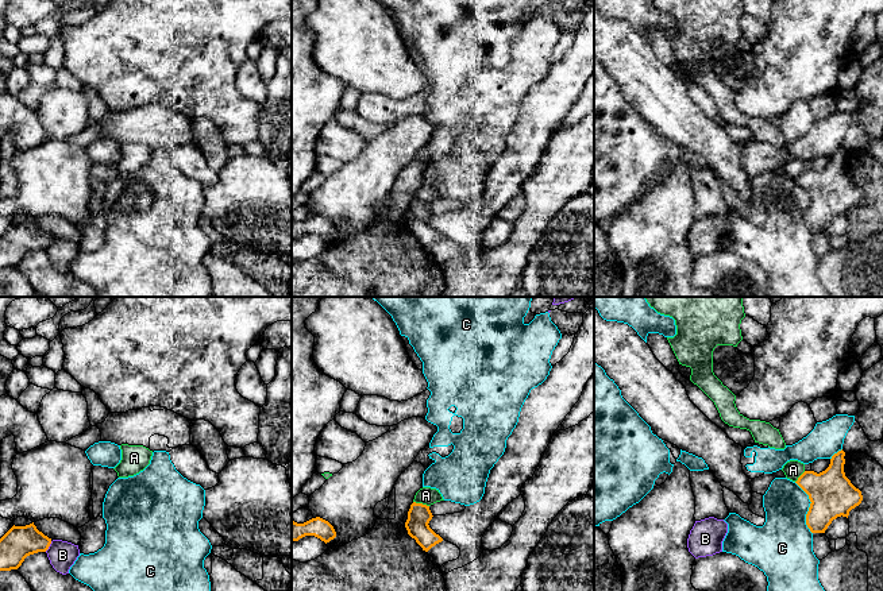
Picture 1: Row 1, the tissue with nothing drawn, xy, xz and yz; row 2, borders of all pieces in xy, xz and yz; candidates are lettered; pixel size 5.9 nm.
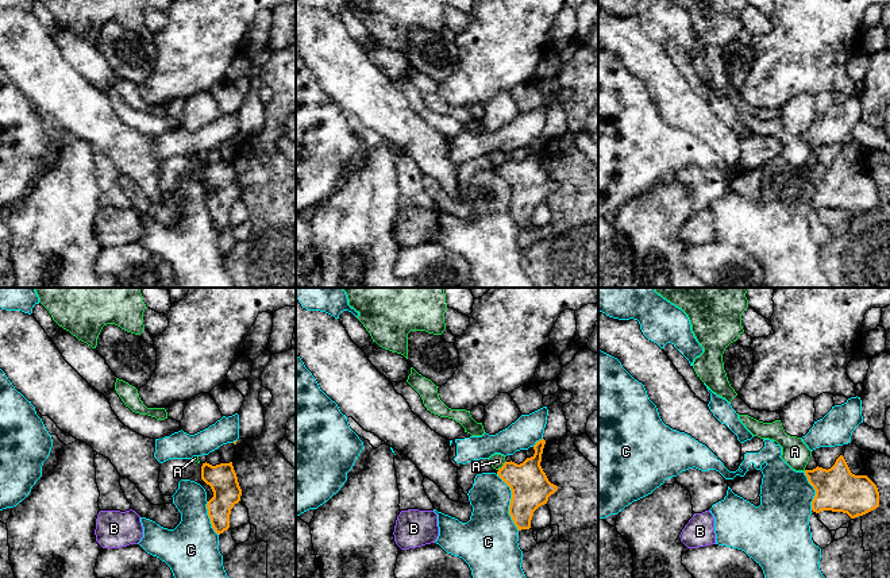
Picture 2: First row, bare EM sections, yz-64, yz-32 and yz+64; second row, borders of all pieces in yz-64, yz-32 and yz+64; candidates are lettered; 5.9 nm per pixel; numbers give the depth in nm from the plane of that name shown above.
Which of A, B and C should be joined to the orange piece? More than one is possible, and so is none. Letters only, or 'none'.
none

